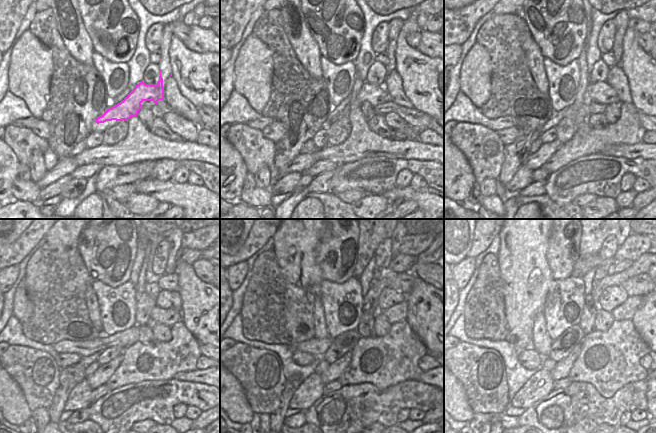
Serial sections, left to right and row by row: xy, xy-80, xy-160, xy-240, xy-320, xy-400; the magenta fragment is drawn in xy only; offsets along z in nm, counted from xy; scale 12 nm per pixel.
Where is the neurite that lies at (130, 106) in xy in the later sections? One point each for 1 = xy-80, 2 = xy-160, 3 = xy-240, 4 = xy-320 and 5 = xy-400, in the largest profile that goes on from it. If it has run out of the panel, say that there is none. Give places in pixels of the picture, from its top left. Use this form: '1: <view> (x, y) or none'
1: xy-80 (369, 92)
2: xy-160 (601, 92)
3: xy-240 (168, 317)
4: xy-320 (397, 313)
5: xy-400 (626, 311)

